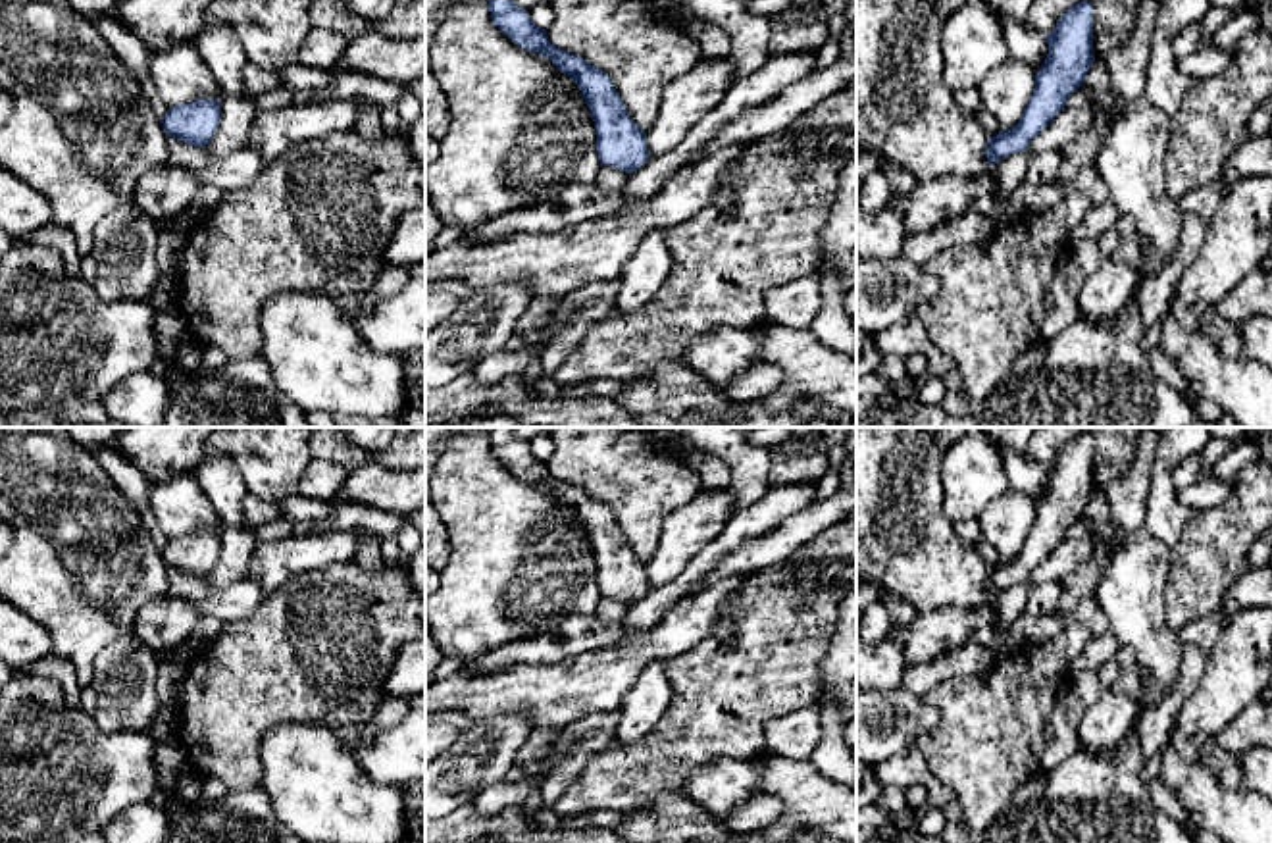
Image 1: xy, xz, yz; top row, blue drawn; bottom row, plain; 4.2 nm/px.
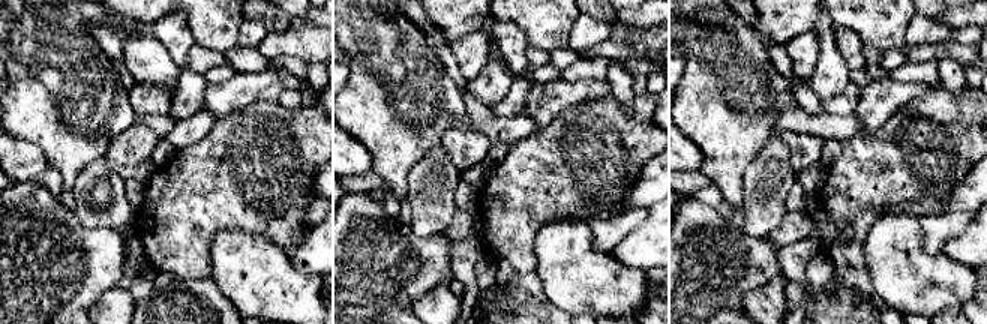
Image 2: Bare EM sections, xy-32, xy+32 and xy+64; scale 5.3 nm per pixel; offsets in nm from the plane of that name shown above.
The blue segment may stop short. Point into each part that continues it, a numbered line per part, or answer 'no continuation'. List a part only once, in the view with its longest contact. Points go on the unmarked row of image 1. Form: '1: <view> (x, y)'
no continuation

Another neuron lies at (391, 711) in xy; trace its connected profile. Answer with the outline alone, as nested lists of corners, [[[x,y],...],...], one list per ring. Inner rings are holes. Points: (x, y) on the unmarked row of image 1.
[[[412,695],[387,697],[371,720],[356,726],[337,726],[331,731],[344,749],[358,751],[362,743],[375,737],[379,731],[402,722],[410,710],[410,699]]]

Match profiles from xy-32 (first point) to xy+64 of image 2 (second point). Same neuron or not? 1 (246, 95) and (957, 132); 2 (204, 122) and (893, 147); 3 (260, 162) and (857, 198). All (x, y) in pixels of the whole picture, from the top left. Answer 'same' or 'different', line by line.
1: different
2: different
3: same

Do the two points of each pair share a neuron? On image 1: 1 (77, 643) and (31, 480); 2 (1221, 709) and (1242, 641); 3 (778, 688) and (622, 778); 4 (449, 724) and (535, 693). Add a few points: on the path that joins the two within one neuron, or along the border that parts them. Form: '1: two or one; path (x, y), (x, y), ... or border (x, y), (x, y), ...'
1: one; path (77, 603), (77, 539), (70, 520)
2: one; path (1222, 691), (1236, 676), (1242, 659)
3: one; path (739, 688), (661, 761)
4: two; border (445, 711), (460, 711), (474, 718)

